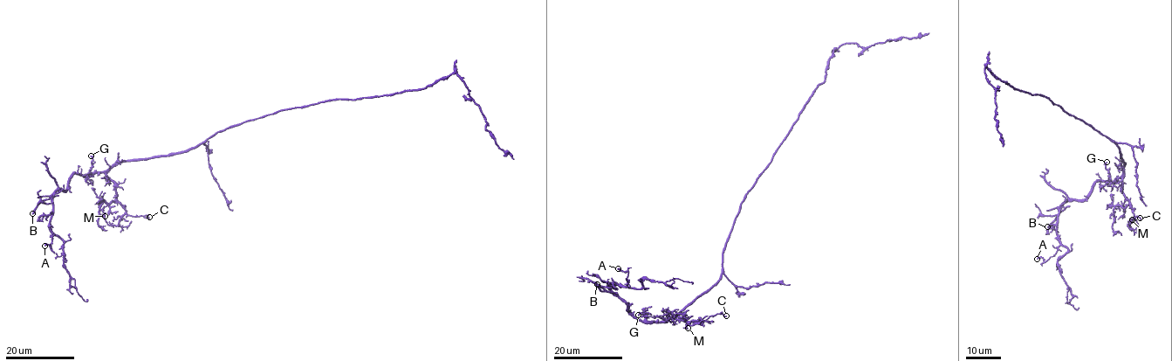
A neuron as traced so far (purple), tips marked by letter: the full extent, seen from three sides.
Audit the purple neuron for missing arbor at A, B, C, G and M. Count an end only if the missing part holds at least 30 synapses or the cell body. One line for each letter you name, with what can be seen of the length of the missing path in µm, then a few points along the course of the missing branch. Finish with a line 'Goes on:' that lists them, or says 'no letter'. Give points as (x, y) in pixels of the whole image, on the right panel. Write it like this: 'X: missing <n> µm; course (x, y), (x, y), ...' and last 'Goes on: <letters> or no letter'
B: missing 10 µm; course (1047, 226), (1041, 230), (1035, 228), (1034, 225), (1039, 219)
Goes on: B

